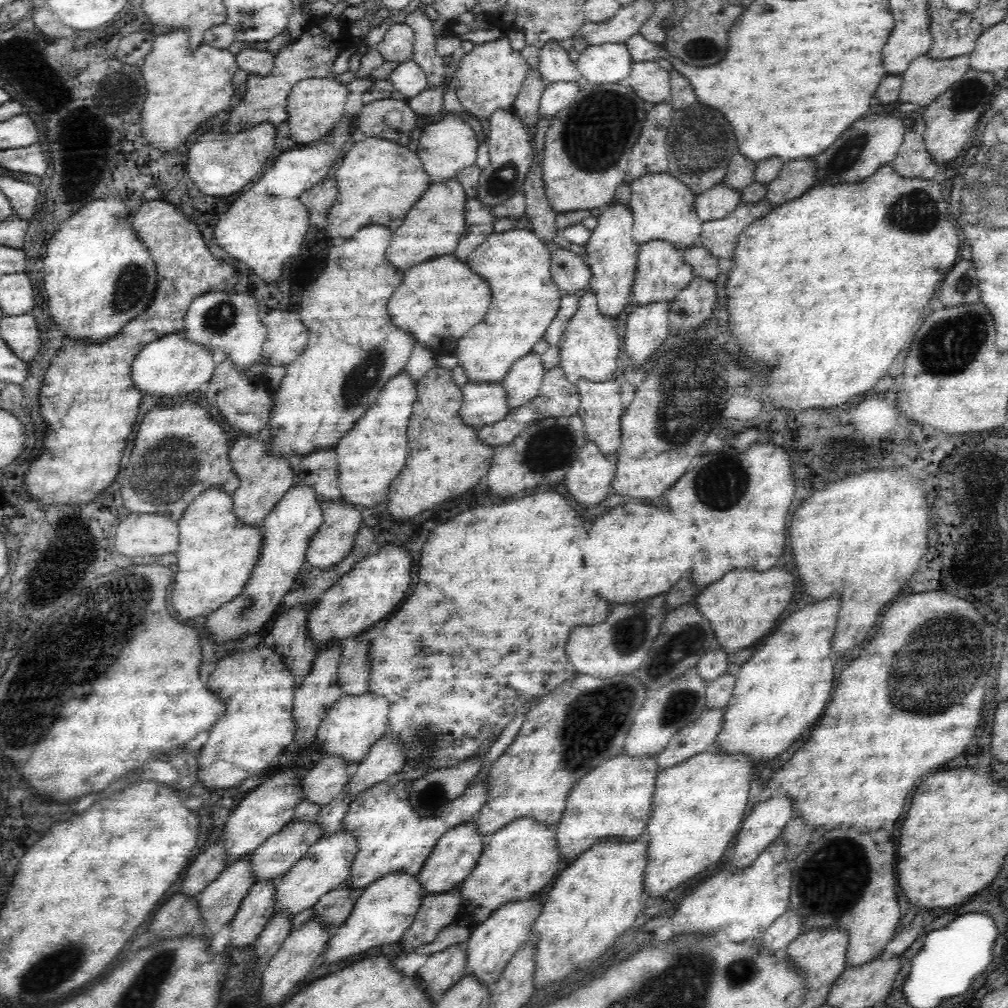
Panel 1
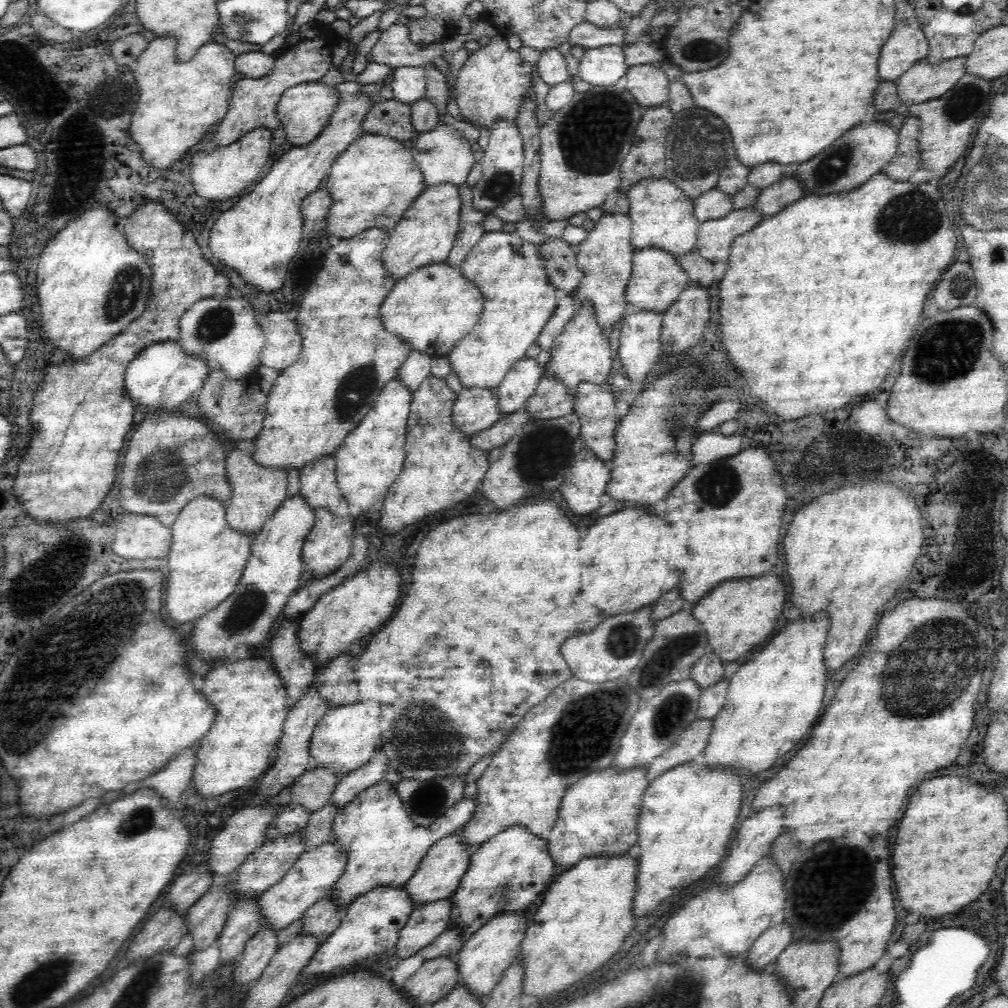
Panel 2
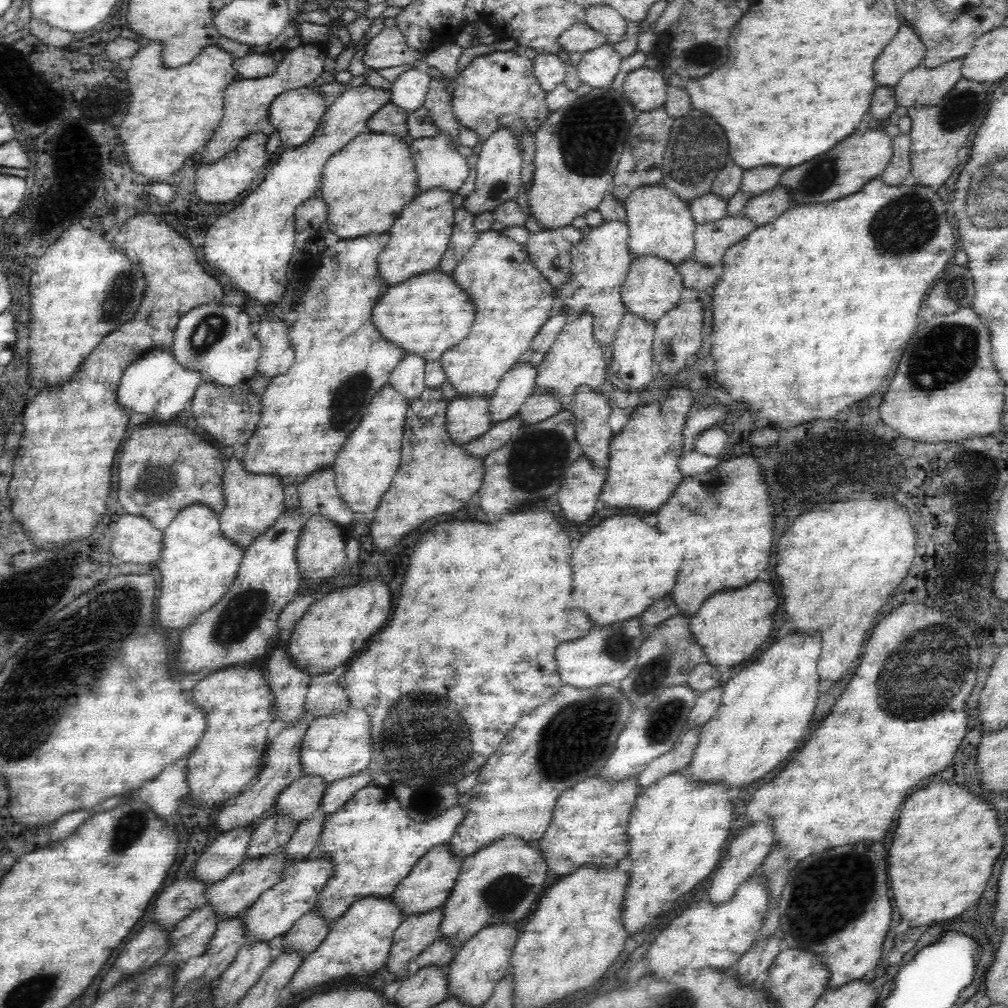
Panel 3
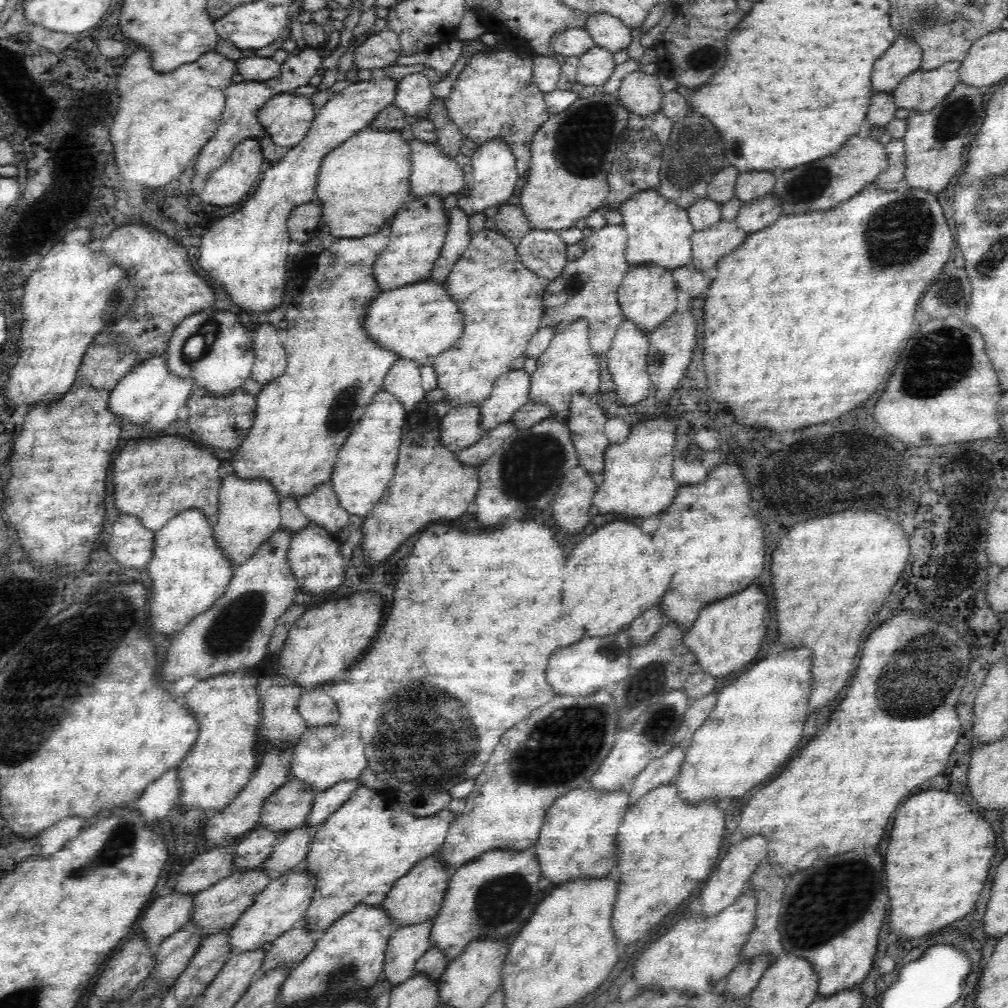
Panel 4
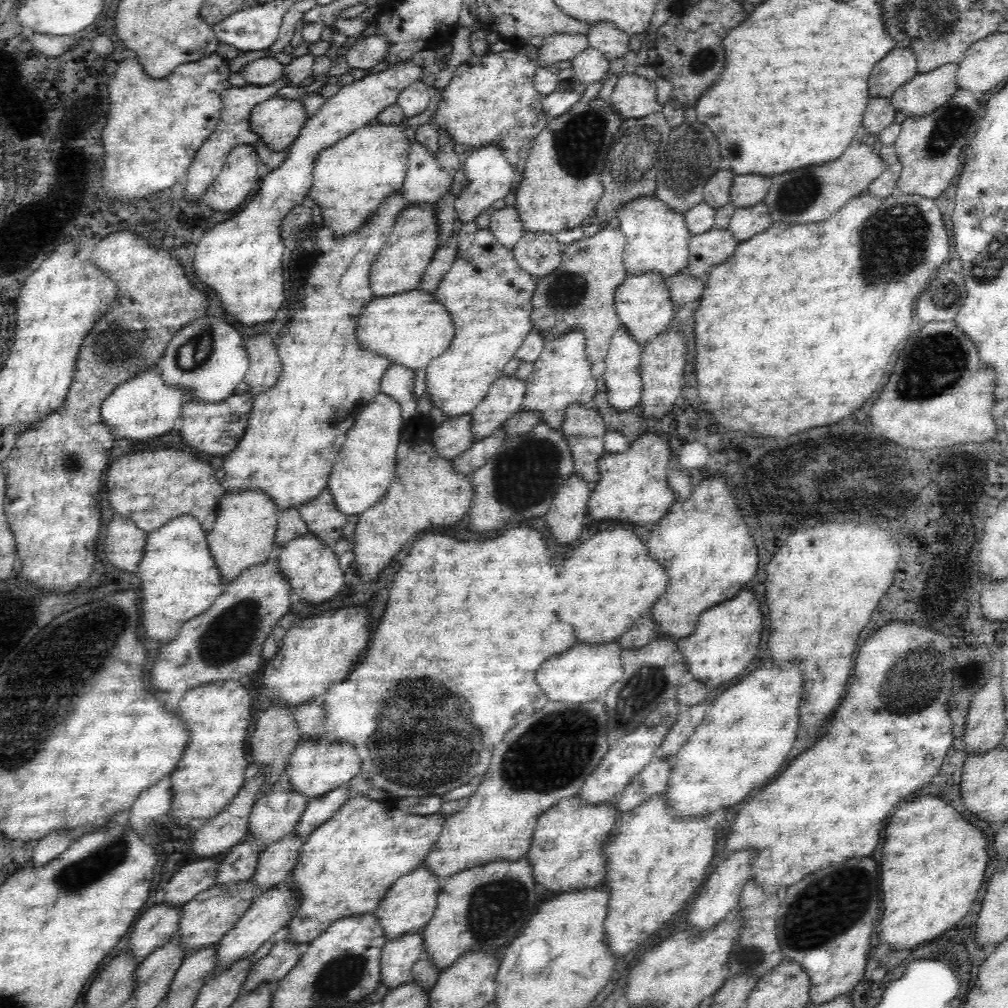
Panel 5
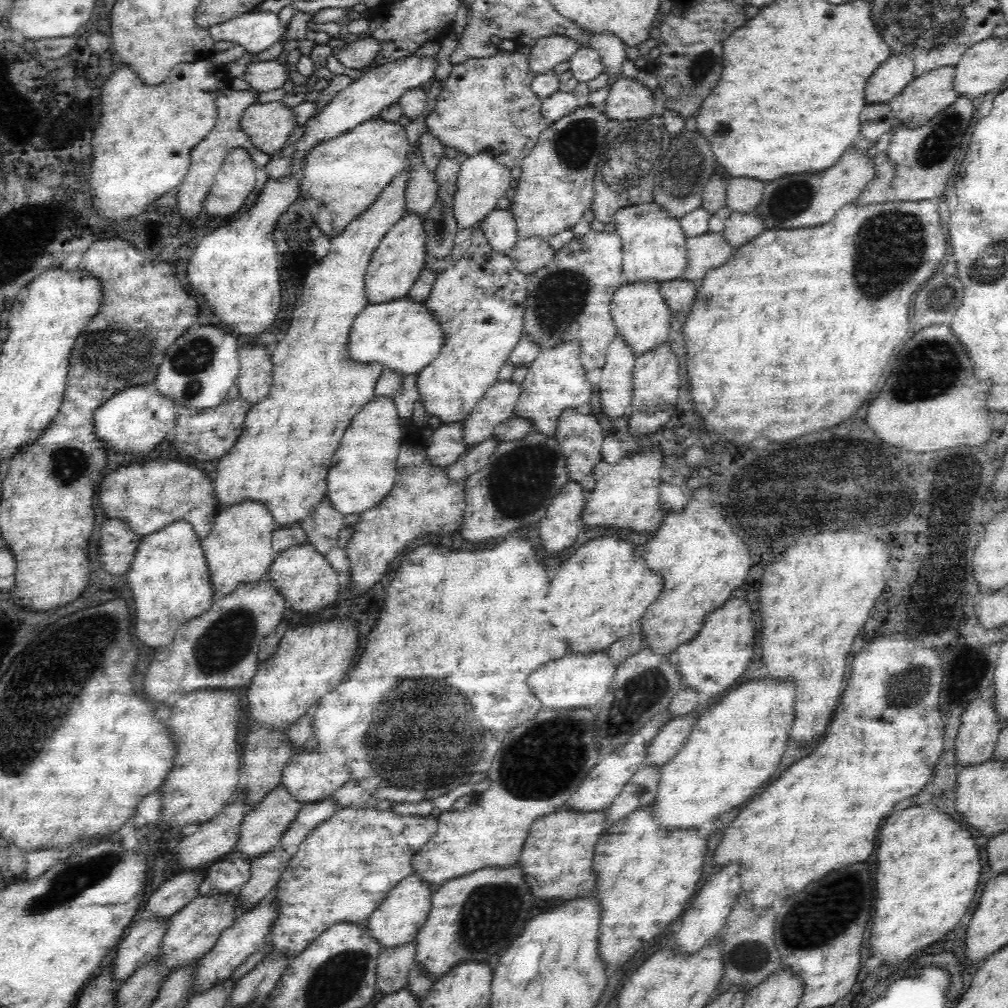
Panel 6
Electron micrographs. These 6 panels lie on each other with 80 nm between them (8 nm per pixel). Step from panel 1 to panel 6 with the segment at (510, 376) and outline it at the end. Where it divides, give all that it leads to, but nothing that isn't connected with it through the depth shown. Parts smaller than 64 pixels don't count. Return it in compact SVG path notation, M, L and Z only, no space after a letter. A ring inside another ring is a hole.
M496 381L484 398L463 419L463 433L467 448L493 437L495 428L515 416L521 384L510 381Z

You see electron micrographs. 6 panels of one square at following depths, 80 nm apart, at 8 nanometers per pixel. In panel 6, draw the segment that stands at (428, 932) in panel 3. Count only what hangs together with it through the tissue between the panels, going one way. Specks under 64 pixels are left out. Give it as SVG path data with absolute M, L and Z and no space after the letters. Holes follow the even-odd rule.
M415 940L380 950L377 960L377 990L387 995L406 987L416 953Z

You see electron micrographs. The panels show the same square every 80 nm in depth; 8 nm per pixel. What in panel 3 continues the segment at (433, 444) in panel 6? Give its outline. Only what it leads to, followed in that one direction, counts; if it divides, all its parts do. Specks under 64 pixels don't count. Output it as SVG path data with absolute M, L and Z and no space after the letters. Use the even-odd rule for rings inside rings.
M470 394L450 400L445 428L454 442L465 445L491 427L489 399L487 395Z

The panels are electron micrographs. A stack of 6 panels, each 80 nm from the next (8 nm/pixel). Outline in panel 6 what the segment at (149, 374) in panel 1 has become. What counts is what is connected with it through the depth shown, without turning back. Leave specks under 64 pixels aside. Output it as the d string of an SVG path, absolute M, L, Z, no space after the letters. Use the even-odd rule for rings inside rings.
M153 382L122 388L102 403L94 413L96 436L104 440L110 448L116 448L116 452L120 454L144 456L154 451L154 446L162 442L160 438L172 435L170 430L174 428L177 407L173 404L173 398L159 394Z

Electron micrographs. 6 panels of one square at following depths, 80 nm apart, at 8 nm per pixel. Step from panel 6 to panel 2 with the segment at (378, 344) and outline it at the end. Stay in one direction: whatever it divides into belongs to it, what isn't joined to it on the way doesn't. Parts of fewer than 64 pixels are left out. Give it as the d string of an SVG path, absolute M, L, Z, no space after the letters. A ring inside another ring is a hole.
M446 260L438 264L426 264L417 270L408 272L387 294L379 308L381 322L387 332L405 340L414 351L423 352L432 359L442 358L449 353L458 340L462 340L467 332L479 321L483 311L483 295L479 288L467 280L461 273L460 266L449 266Z

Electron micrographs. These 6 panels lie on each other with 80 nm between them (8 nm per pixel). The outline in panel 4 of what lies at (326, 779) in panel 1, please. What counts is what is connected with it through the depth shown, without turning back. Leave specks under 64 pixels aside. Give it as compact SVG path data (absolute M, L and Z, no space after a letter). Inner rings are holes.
M290 778L265 800L256 827L289 832L305 826L317 794L311 784Z

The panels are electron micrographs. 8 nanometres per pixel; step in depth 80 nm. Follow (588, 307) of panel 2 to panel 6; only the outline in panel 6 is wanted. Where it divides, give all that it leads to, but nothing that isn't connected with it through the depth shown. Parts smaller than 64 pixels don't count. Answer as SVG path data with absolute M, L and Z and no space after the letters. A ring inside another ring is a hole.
M568 340L568 342L562 342L559 344L554 344L554 347L550 347L547 345L546 347L542 347L540 350L540 354L537 356L536 360L531 363L529 366L529 371L527 372L526 378L521 383L521 393L519 396L518 404L515 406L515 416L521 416L522 418L526 418L526 420L529 420L531 422L531 425L533 426L532 430L541 432L544 436L555 436L555 432L558 428L559 420L562 416L562 414L568 409L568 408L583 408L585 409L588 405L589 400L591 399L593 393L593 384L588 381L586 378L586 370L582 366L582 356L581 356L581 346L579 346L579 343L577 340Z

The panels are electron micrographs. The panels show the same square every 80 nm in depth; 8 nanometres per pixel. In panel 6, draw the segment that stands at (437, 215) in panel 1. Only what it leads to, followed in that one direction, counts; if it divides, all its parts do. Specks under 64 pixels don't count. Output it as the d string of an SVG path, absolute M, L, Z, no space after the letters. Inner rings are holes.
M406 212L405 216L386 233L386 236L383 236L382 242L378 248L375 248L374 254L367 264L365 289L369 304L396 300L407 296L410 292L426 266L424 222L426 222L425 214Z

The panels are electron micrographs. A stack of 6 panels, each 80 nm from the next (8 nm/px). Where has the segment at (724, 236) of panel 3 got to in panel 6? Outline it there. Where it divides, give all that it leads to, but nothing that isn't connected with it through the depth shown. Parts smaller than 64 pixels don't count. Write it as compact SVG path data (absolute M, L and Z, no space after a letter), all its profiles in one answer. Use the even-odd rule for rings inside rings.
M706 232L687 238L687 265L680 276L684 280L700 280L712 268L722 266L734 252L733 246L720 232Z

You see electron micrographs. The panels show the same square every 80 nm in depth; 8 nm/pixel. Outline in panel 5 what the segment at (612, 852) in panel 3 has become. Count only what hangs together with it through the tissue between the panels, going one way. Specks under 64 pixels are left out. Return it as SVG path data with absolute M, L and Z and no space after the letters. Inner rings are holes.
M577 793L569 799L558 800L541 814L526 854L536 882L550 892L582 891L600 885L602 876L607 873L603 844L611 835L611 829L620 814L616 808L617 797L608 803L591 806L583 802Z

